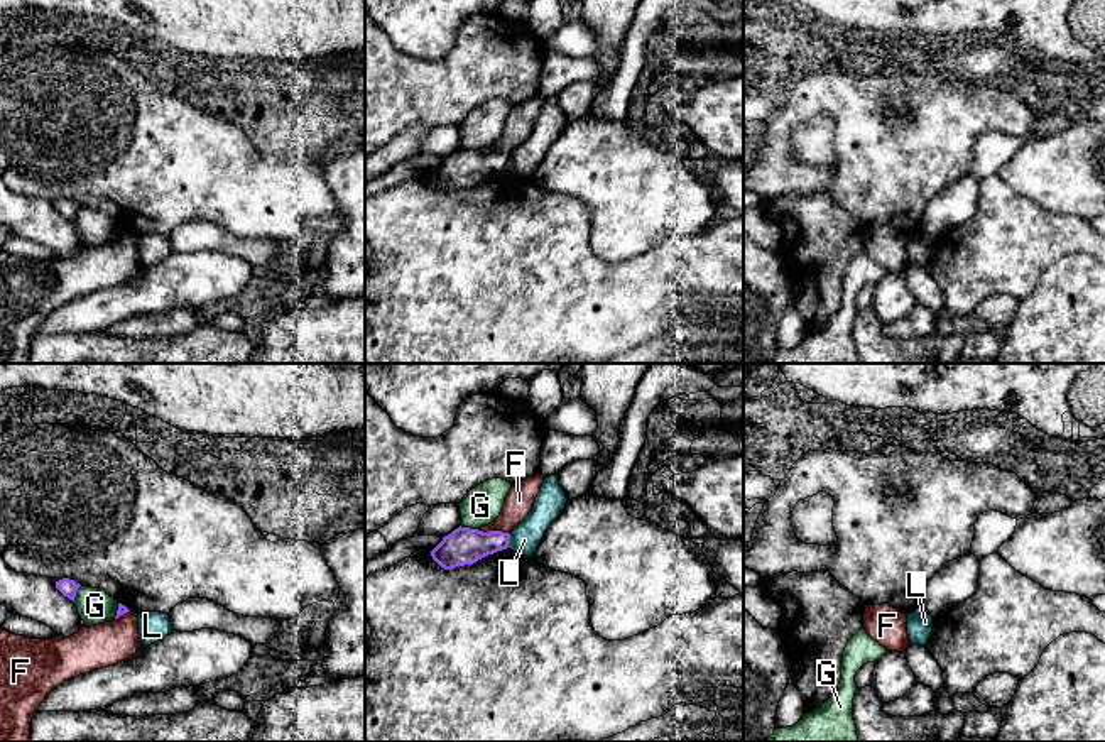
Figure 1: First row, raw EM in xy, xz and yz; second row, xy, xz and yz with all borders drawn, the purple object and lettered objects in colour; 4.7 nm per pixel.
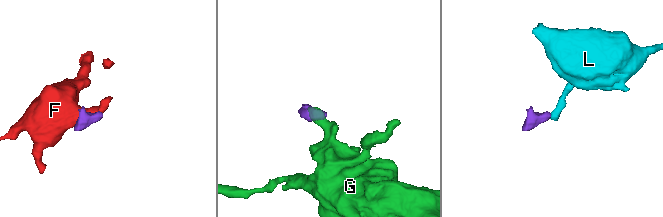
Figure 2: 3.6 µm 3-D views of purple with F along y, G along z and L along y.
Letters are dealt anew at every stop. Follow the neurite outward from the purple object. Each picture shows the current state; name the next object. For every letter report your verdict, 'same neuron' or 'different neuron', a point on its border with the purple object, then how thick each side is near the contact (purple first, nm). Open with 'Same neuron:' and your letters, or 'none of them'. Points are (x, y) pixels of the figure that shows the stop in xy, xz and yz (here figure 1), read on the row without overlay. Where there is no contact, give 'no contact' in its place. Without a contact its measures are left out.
Same neuron: none of them
F: different neuron | xz (494, 152) | 180/140 nm
G: different neuron | xz (468, 149) | 180/180 nm
L: different neuron | xz (507, 163) | 180/140 nm

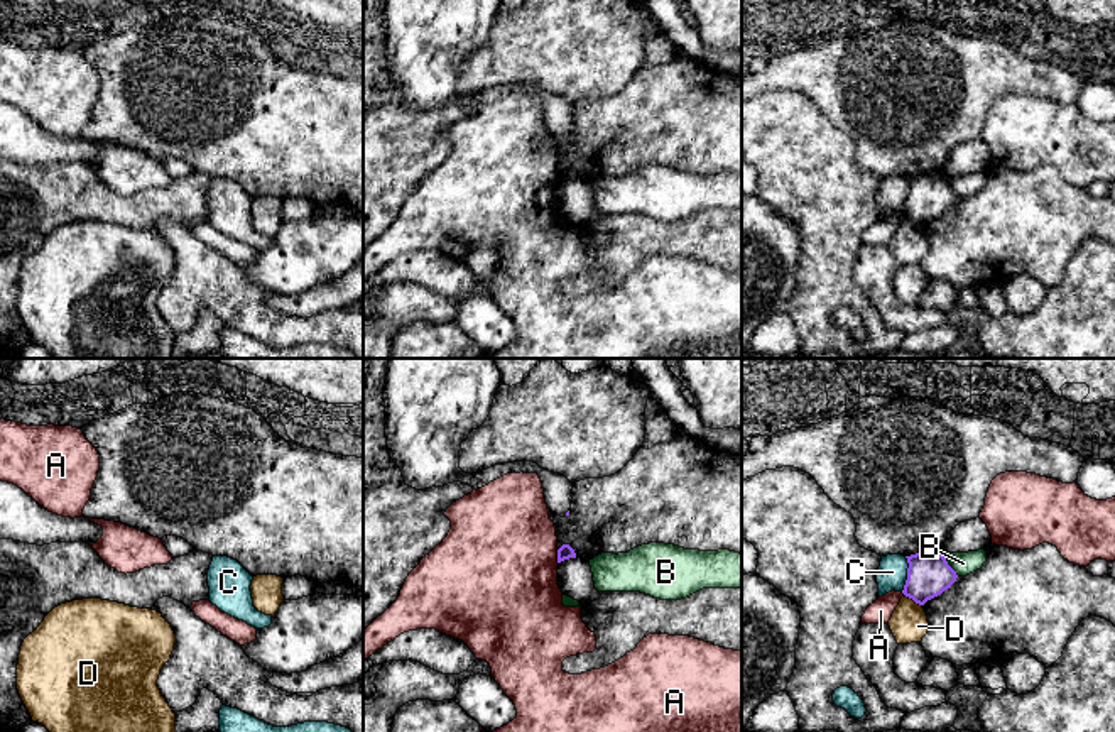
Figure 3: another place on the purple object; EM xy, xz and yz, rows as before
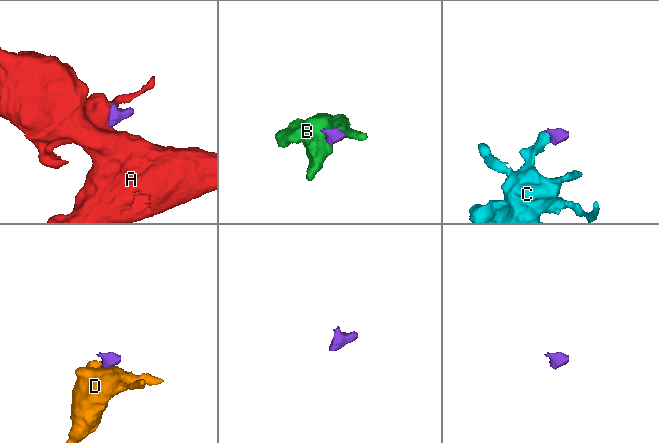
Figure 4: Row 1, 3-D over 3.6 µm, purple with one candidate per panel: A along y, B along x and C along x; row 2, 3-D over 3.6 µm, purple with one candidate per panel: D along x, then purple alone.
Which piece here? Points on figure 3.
Same neuron: none of them
A: different neuron | xz (558, 178) | 70/500 nm
B: different neuron | yz (946, 185) | 200/110 nm
C: different neuron | yz (908, 195) | 200/140 nm
D: different neuron | yz (913, 220) | 200/180 nm

